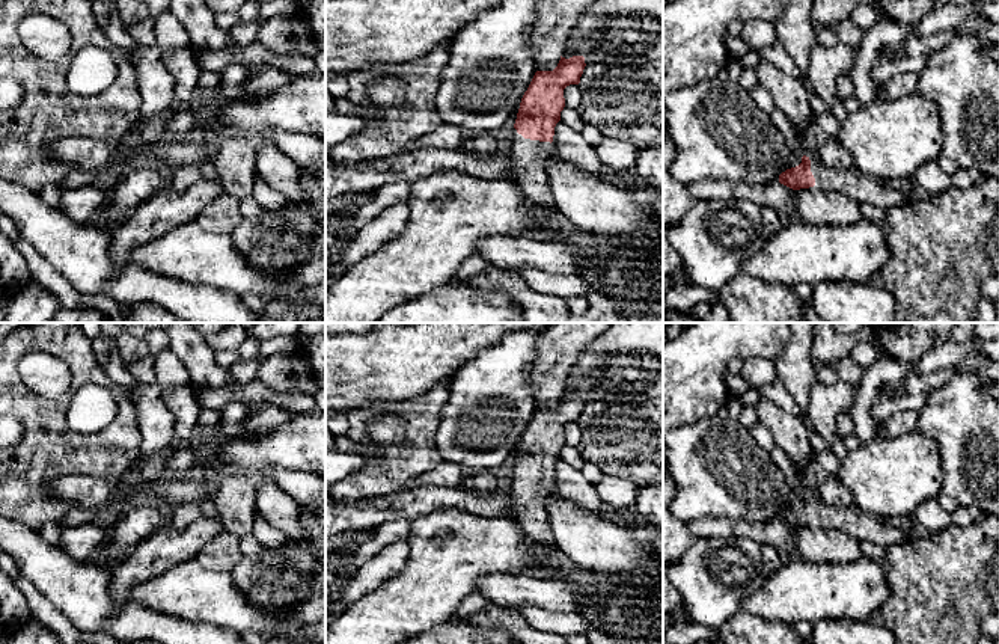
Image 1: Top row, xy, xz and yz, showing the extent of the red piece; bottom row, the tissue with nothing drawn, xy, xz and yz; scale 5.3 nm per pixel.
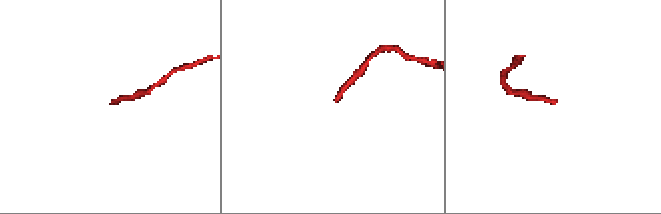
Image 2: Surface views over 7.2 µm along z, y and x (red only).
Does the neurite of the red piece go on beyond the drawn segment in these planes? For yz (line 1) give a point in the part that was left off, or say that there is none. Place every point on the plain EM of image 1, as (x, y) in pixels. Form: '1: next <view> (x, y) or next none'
1: next yz (861, 525)

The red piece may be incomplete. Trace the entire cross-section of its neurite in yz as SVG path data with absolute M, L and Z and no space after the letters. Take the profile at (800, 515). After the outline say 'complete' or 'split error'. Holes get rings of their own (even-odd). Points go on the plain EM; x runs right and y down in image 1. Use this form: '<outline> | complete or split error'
M806 493L802 495L799 504L782 510L779 513L779 520L793 528L815 523L823 528L842 529L859 541L872 541L883 547L913 537L913 532L906 532L900 528L891 526L884 519L862 511L857 505L827 505Z | split error

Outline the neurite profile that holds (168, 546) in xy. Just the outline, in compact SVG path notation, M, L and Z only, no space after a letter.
M200 516L187 526L160 526L137 543L119 563L108 567L108 593L116 603L130 599L140 584L163 575L169 569L194 560L197 552L225 531L220 517Z

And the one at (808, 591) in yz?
M794 557L753 593L746 594L741 611L764 620L776 620L794 626L820 620L848 618L859 623L871 620L889 597L889 584L883 560L860 557L845 564L809 563Z

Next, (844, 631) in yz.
M820 620L812 624L811 644L897 644L886 627L872 621Z

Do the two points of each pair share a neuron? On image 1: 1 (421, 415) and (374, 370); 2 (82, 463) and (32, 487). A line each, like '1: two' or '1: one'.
1: two
2: one

